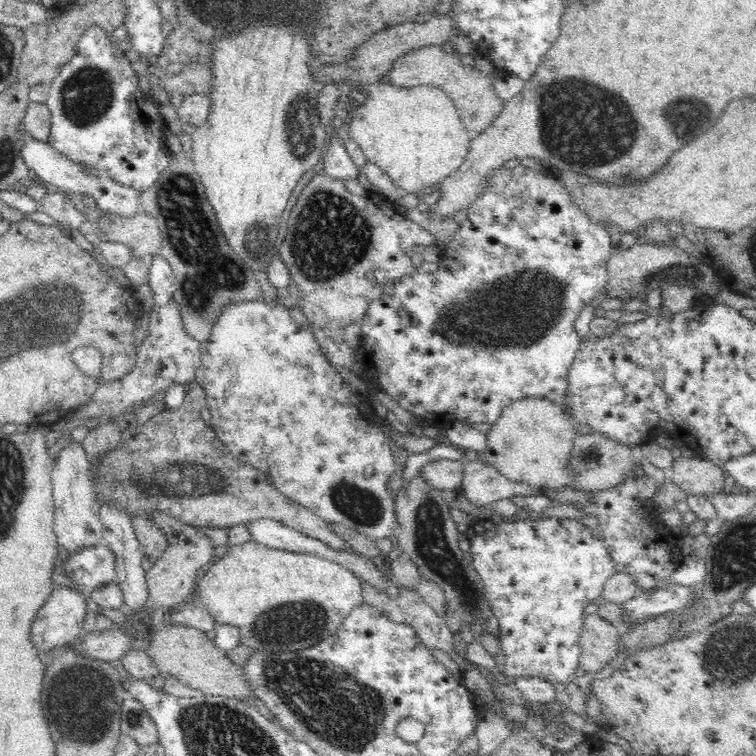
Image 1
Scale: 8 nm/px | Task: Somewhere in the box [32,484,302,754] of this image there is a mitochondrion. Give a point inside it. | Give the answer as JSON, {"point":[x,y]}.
{"point":[72,701]}

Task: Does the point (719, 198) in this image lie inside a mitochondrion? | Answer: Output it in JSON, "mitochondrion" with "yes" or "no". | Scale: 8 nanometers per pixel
{"mitochondrion":"no"}

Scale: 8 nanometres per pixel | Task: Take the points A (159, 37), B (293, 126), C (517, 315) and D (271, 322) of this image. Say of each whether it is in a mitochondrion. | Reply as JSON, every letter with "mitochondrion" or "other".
{"A":"other","B":"mitochondrion","C":"mitochondrion","D":"other"}

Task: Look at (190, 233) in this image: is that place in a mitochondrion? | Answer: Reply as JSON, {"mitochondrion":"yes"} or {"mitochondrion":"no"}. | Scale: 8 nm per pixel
{"mitochondrion":"yes"}

